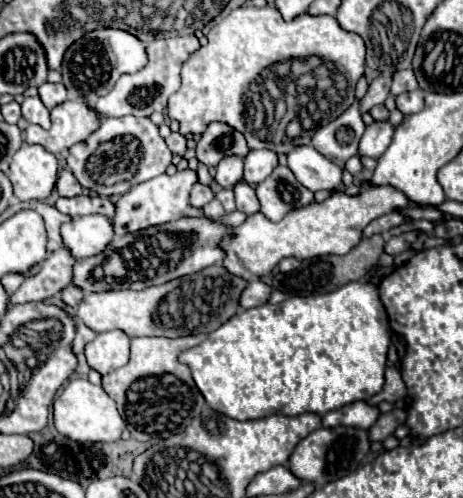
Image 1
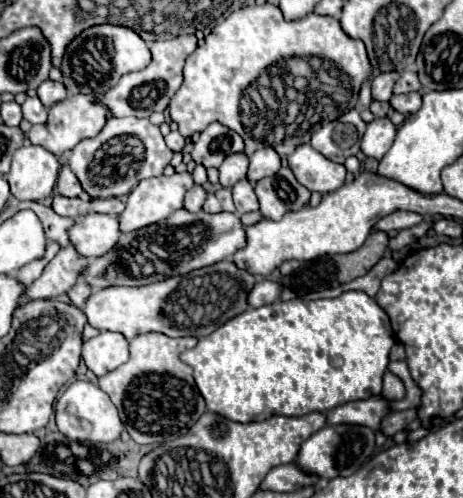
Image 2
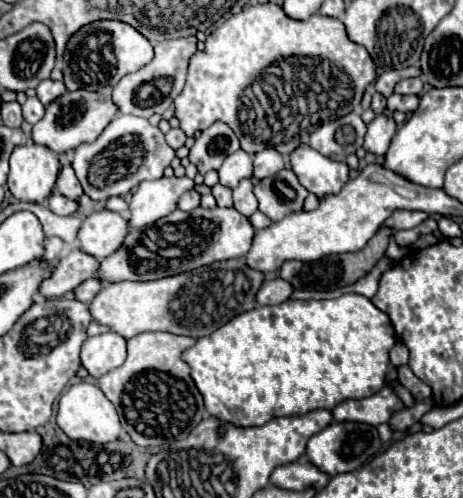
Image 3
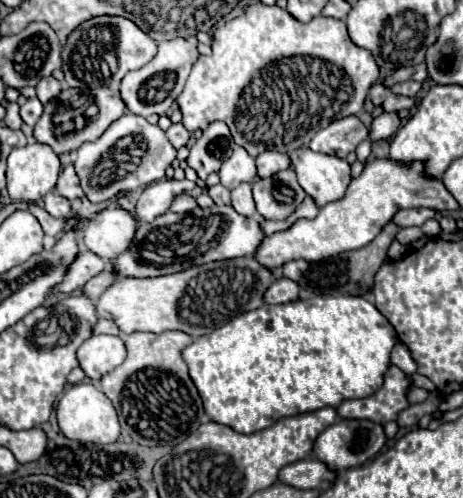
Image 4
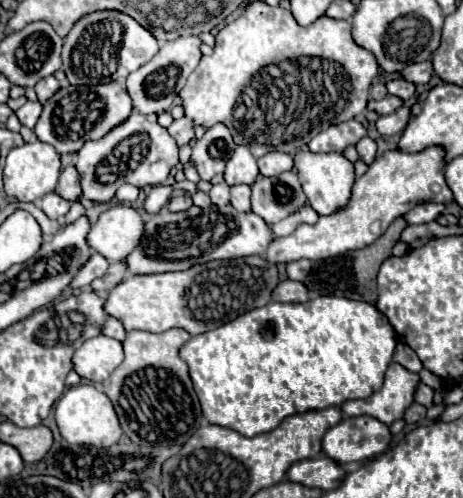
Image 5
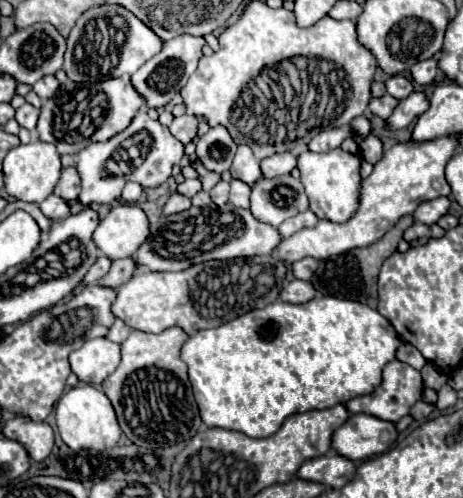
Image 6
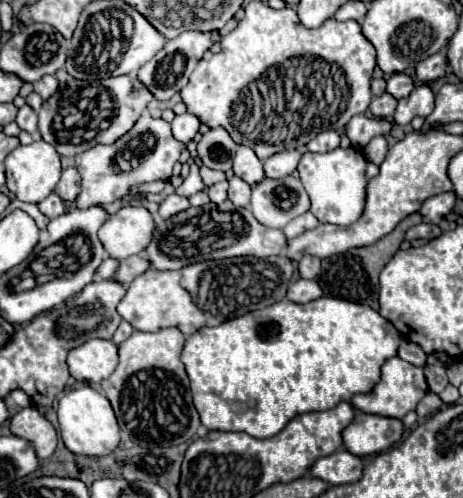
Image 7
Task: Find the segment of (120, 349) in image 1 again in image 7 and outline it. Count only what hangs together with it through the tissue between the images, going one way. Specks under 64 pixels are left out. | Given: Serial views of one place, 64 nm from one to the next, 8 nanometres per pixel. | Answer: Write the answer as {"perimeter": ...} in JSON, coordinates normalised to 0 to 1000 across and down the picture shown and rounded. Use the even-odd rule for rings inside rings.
{"perimeter":[[[203,679],[151,703],[151,751],[181,771],[216,771],[233,759],[255,731],[255,695],[242,683]]]}

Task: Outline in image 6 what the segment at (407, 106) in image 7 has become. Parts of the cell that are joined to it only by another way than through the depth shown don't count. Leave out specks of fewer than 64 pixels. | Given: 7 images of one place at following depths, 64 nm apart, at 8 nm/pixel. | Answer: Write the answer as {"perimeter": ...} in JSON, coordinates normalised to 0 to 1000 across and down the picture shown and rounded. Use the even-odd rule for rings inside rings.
{"perimeter":[[[890,185],[881,197],[864,201],[864,209],[855,213],[855,221],[847,225],[847,233],[834,241],[838,261],[864,261],[877,257],[881,249],[890,249],[916,221],[924,217],[924,201],[911,185]]]}

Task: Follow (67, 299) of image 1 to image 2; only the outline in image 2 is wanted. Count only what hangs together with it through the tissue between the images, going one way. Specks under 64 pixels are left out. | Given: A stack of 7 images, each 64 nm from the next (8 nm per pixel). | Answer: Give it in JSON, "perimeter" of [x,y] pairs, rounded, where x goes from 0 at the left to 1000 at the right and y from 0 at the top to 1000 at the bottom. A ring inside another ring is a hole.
{"perimeter":[[[168,562],[168,566],[147,582],[147,598],[151,598],[151,606],[156,606],[164,618],[177,618],[181,606],[186,606],[186,598],[194,594],[194,586],[199,586],[199,578],[194,578],[190,570],[181,570],[177,562]]]}

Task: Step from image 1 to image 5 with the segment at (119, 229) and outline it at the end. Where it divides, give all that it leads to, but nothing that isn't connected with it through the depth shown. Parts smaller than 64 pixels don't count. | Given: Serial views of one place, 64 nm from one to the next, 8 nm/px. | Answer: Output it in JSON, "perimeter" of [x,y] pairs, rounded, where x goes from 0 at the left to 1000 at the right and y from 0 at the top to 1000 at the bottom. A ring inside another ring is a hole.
{"perimeter":[[[384,365],[367,369],[367,373],[333,373],[333,378],[320,386],[315,402],[311,402],[311,426],[337,430],[346,418],[354,418],[354,414],[363,410],[363,402],[371,398],[371,390],[376,390],[380,382],[389,382],[389,378],[393,378],[393,373],[389,373]]]}

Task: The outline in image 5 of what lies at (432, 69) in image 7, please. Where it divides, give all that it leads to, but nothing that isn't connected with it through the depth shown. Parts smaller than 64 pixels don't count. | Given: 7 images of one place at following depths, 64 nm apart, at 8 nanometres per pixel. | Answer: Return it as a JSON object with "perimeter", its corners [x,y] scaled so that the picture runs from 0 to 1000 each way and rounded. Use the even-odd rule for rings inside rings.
{"perimeter":[[[920,120],[907,129],[886,129],[881,137],[873,137],[864,145],[864,153],[881,165],[894,165],[894,169],[924,169],[924,161],[933,157],[933,124]]]}

